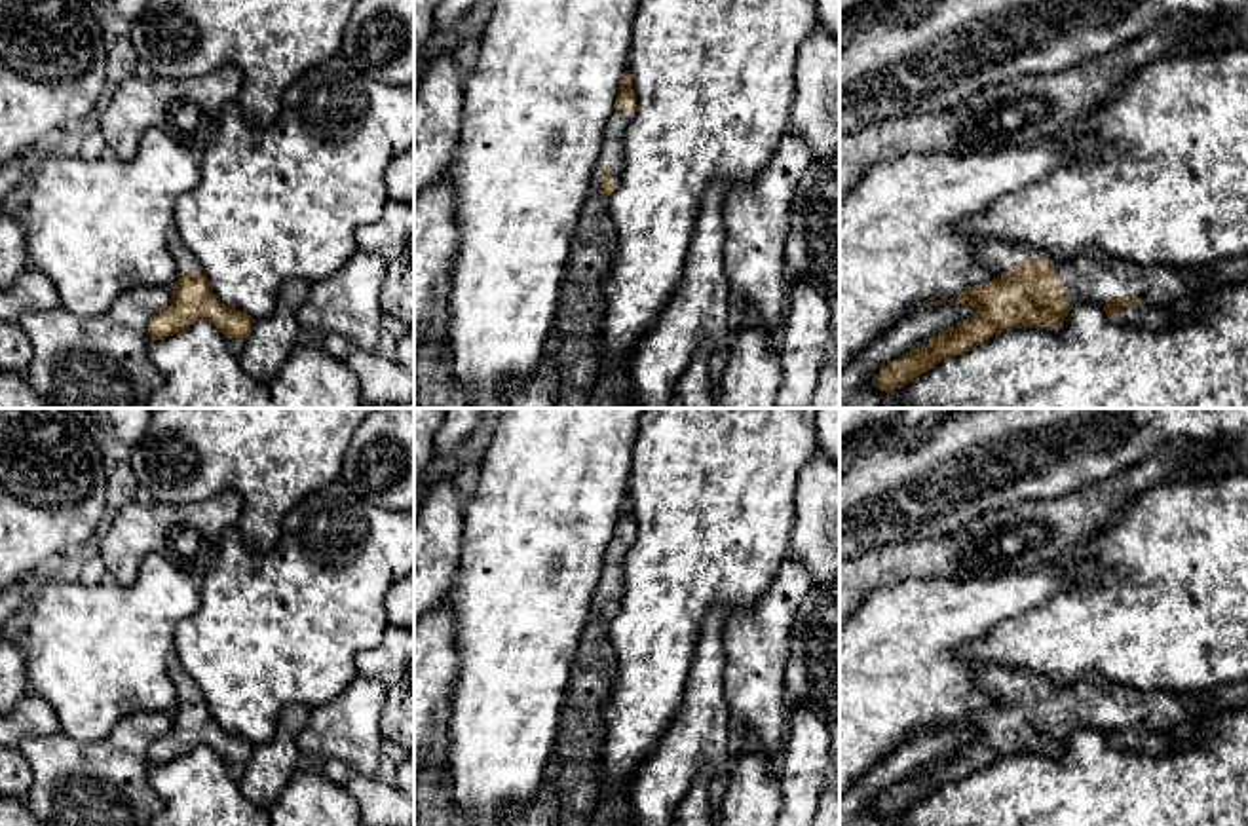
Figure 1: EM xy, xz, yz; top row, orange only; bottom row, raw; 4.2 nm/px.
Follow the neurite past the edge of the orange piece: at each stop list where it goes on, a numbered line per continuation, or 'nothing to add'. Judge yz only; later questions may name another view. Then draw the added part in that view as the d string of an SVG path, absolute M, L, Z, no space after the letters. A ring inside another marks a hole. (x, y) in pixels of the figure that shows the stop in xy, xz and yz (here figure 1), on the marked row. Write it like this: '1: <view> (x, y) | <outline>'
1: yz (996, 255) | M990 239L978 243L974 258L978 264L990 272L995 272L997 275L1012 275L1018 262L1043 260L1050 256L1033 245Z

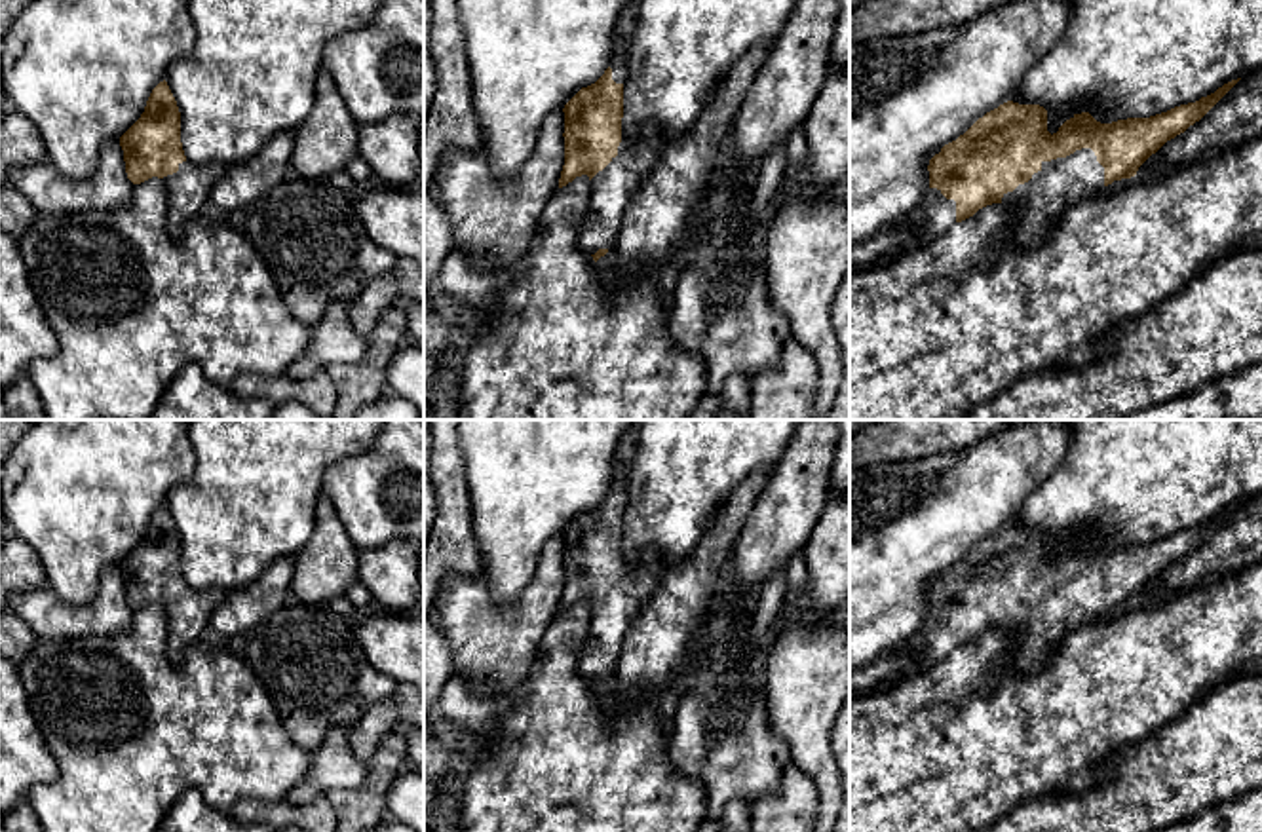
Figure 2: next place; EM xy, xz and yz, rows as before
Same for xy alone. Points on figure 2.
1: xy (189, 189) | M179 163L179 171L163 177L167 190L167 228L175 241L184 239L186 222L200 215L209 201L211 188L224 177L220 163Z

